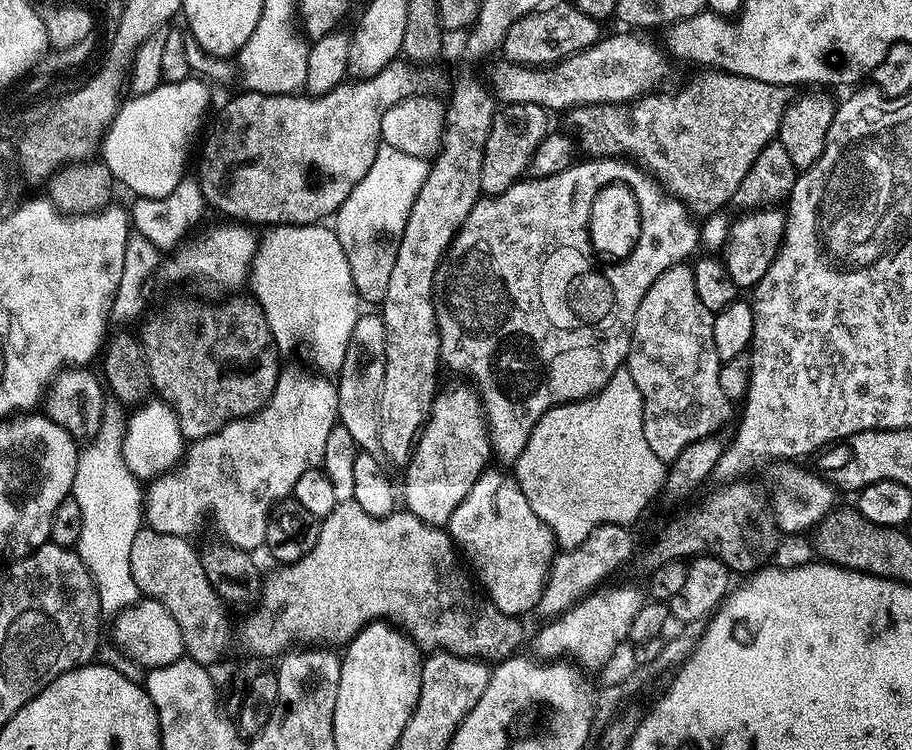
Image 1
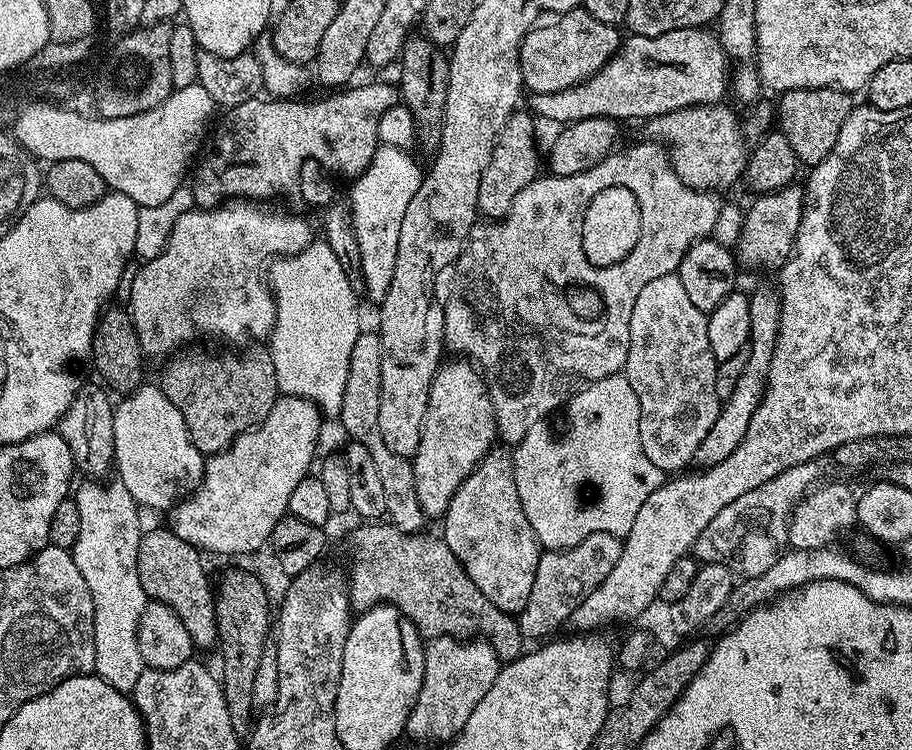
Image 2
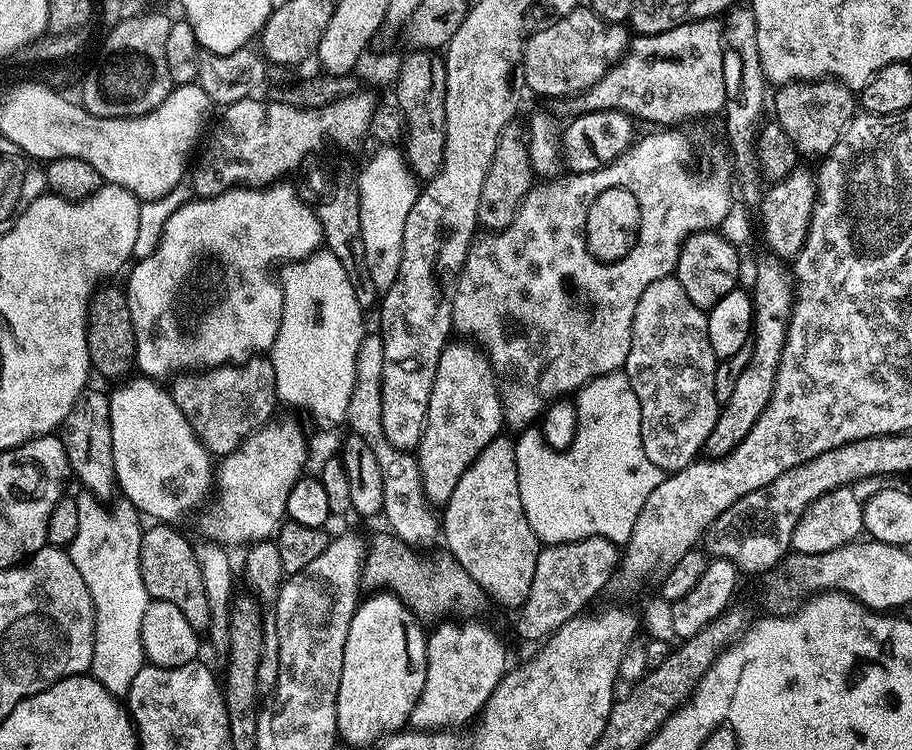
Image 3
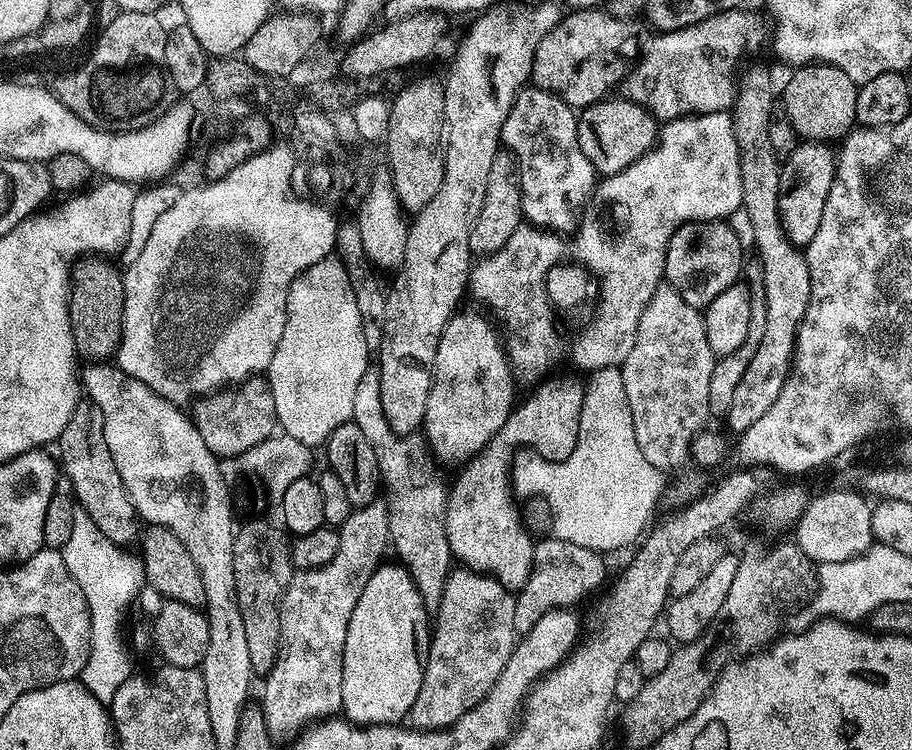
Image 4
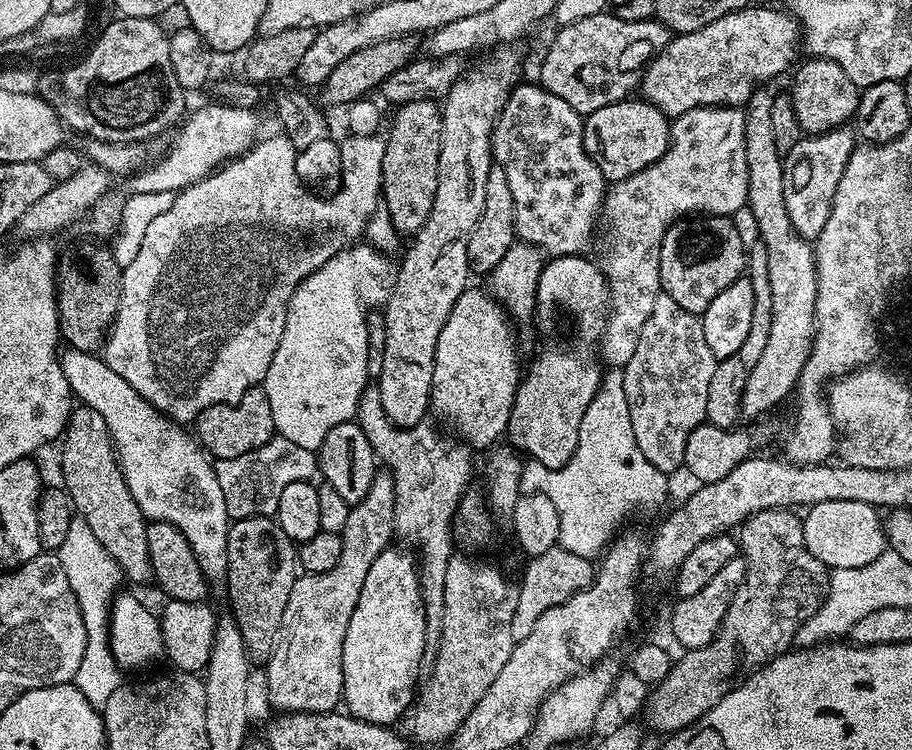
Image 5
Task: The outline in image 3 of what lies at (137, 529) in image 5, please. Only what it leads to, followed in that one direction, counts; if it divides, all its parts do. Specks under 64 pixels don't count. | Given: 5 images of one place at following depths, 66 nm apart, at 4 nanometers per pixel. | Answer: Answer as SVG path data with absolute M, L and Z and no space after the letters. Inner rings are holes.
M95 386L89 387L74 402L70 414L66 414L62 425L62 439L68 466L73 477L80 479L80 488L91 492L97 498L117 491L116 471L114 470L114 450L110 434L110 406L108 396L100 393Z

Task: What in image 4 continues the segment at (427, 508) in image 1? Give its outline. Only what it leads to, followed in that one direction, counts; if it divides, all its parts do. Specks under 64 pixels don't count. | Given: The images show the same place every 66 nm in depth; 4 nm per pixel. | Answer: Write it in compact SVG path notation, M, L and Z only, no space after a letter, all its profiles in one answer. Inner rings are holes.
M462 312L453 315L442 330L442 338L438 342L438 354L434 354L430 398L426 398L426 414L422 425L423 439L431 455L441 465L444 463L463 466L479 454L482 446L486 446L486 442L490 442L490 438L494 438L498 430L502 430L502 422L506 422L517 399L517 385L514 383L512 366L504 355L502 340L497 329L472 312Z

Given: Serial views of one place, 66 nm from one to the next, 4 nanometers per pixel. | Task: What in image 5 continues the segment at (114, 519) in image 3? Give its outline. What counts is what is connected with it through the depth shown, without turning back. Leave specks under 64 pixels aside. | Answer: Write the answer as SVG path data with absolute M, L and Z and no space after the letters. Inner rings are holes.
M77 515L72 517L70 531L66 534L66 542L62 542L58 555L62 562L62 570L66 570L66 578L70 578L70 590L74 590L74 594L78 598L78 606L82 610L82 618L88 635L86 654L82 654L82 666L78 666L78 674L74 683L86 698L86 702L90 702L93 708L100 710L103 709L106 702L110 702L110 694L114 694L114 690L118 690L122 683L122 677L120 677L122 669L116 663L112 650L108 646L108 622L112 611L112 601L121 591L122 565L108 553L106 546L102 546L102 542L98 542L98 538L94 536L94 530L90 530L90 526L86 526L84 519Z

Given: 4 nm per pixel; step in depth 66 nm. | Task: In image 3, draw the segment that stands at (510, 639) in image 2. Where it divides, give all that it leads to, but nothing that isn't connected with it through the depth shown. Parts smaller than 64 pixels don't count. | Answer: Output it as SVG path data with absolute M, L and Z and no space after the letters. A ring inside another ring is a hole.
M385 534L371 540L364 566L365 585L373 584L373 589L389 590L393 595L399 597L401 602L416 615L421 622L439 621L447 612L452 612L455 608L462 611L472 611L478 603L484 599L484 591L462 570L462 566L451 555L444 554L444 557L437 562L436 568L430 568L423 564L407 544L399 540L397 536Z

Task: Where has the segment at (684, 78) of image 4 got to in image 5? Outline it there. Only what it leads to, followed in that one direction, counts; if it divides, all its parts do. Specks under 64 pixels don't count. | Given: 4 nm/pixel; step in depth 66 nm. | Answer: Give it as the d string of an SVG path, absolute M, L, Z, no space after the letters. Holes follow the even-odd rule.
M749 6L728 12L698 30L673 35L645 68L639 95L669 118L695 108L747 105L757 86L791 66L801 36L796 18L784 10Z

